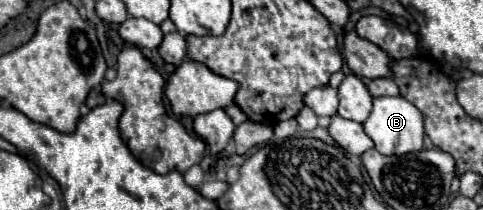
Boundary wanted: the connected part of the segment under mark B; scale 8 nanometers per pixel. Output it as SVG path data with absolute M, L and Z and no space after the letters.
M376 97L370 117L364 121L366 135L374 141L376 151L382 155L406 155L424 149L424 117L418 107L404 97Z

